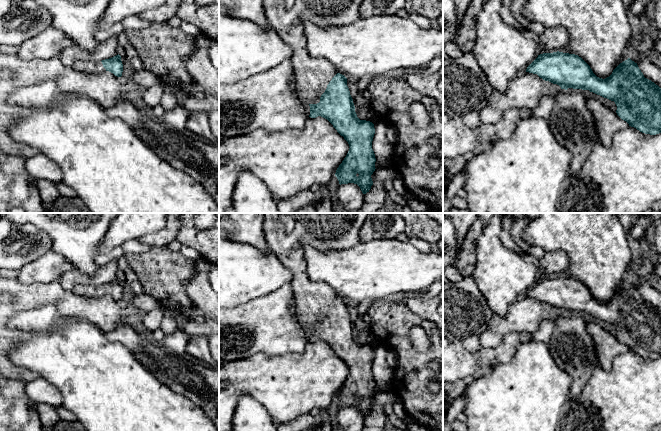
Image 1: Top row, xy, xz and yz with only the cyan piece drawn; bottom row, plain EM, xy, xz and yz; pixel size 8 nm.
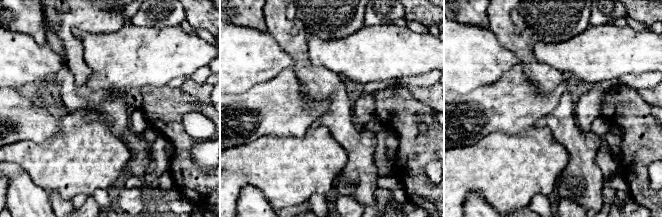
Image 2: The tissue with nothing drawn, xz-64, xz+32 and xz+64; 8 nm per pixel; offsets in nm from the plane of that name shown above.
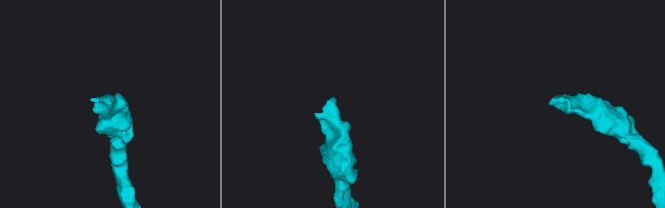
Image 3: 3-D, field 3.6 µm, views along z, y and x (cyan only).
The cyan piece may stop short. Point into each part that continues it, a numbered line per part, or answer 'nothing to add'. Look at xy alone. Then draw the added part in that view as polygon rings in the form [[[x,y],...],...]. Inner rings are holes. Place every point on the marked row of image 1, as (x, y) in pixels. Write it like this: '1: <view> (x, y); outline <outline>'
1: xy (94, 67); outline [[[78,60],[72,66],[74,69],[78,71],[83,71],[85,73],[91,74],[100,74],[106,71],[106,69],[103,67],[102,62],[97,60],[91,61]]]

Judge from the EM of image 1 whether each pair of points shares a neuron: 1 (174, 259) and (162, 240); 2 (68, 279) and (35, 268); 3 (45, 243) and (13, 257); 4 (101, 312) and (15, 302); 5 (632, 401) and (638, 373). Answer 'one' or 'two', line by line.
1: two
2: two
3: one
4: one
5: one

